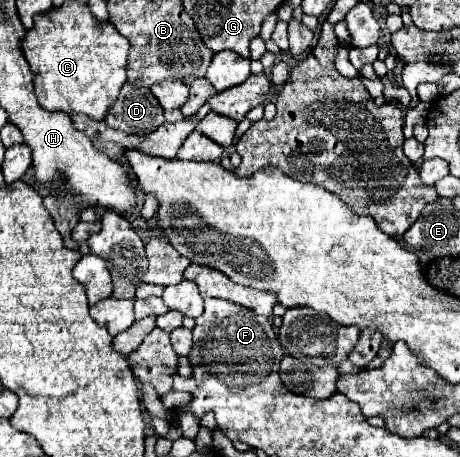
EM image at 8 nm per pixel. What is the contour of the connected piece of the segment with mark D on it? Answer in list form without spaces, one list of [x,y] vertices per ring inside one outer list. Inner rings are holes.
[[[125,82],[119,98],[109,108],[105,122],[115,130],[143,136],[157,130],[165,118],[161,104],[149,88],[133,88],[133,84]]]

